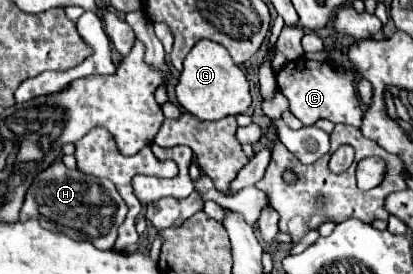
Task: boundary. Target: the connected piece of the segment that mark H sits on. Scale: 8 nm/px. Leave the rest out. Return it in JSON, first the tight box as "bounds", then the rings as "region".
{"bounds":[21,161,127,251],"region":[[[61,161],[35,177],[35,183],[25,195],[21,221],[37,219],[49,231],[67,233],[71,239],[87,239],[97,249],[109,251],[117,241],[117,229],[123,223],[127,205],[115,185],[107,179],[97,179],[81,171],[69,171]]]}

